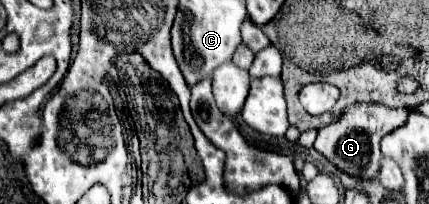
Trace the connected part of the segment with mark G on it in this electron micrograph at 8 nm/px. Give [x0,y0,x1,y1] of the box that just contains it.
[314,104,408,180]

